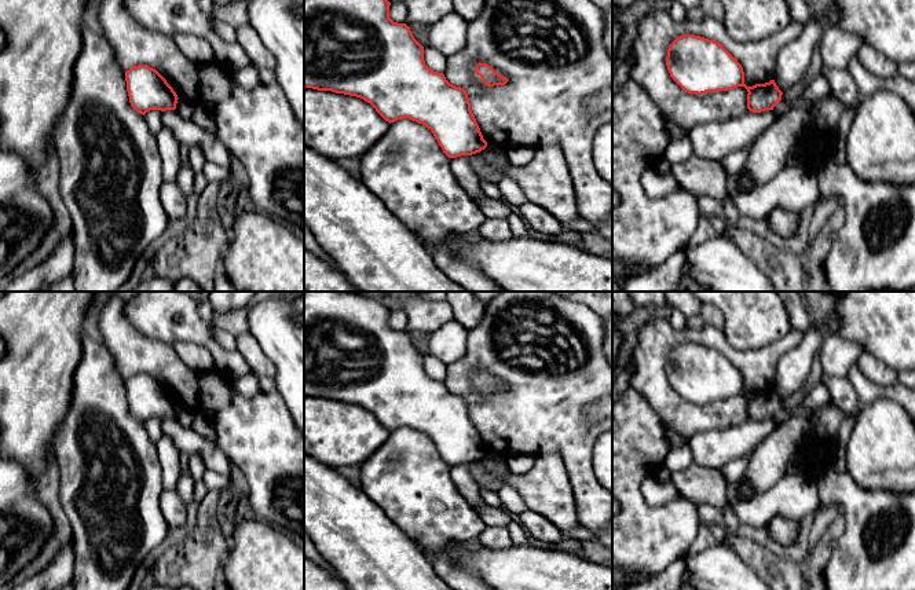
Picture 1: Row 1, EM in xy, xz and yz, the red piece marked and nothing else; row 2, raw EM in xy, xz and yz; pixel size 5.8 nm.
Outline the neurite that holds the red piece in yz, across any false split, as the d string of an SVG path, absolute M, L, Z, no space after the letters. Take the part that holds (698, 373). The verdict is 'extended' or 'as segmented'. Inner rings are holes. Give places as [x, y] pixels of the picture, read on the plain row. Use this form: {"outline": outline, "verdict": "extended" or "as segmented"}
{"outline": "M700 344L677 345L667 358L670 385L688 402L747 397L747 417L753 421L773 418L783 400L775 388L747 395L742 373L720 351Z", "verdict": "as segmented"}

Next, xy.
{"outline": "M138 373L125 380L131 414L140 422L150 418L175 418L177 403L166 388L153 375Z", "verdict": "as segmented"}

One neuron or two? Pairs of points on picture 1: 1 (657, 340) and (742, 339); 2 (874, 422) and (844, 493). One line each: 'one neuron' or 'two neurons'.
1: two neurons
2: two neurons

